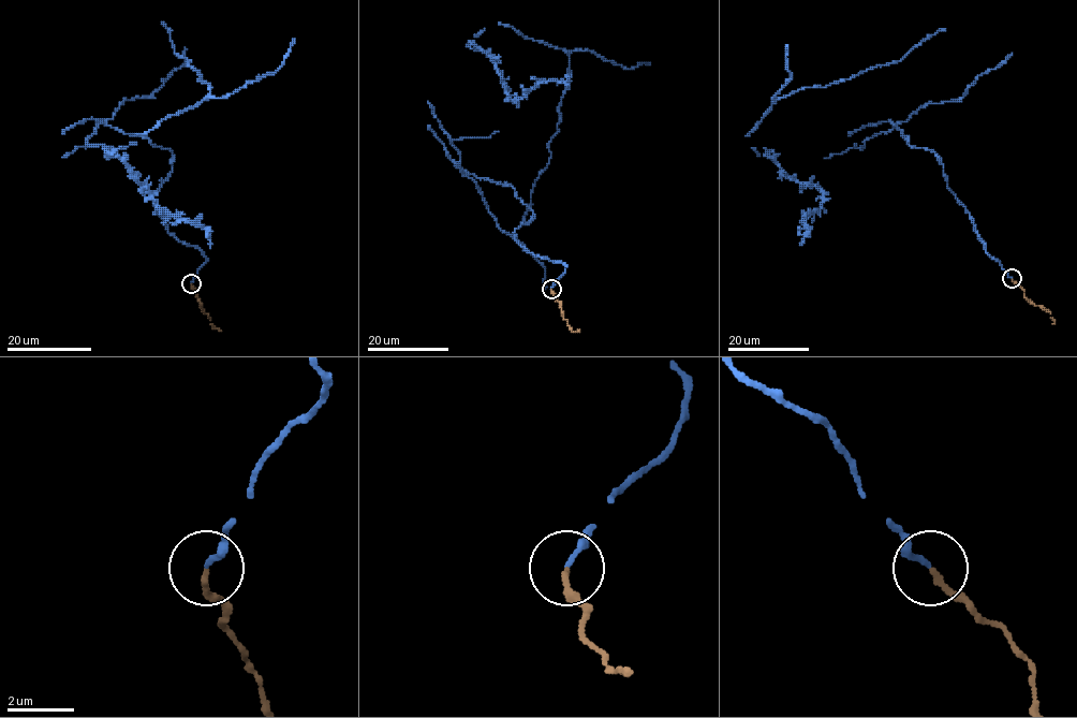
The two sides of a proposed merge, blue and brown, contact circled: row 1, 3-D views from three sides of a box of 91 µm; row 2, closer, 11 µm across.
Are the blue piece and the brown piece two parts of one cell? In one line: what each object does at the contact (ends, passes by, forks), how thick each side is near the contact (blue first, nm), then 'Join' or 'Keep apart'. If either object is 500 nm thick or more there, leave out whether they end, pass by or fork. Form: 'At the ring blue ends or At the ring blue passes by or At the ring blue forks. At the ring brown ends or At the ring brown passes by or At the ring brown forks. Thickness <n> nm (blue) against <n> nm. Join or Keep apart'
At the ring blue ends. At the ring brown ends. Thickness 150 nm (blue) against 170 nm. Join

